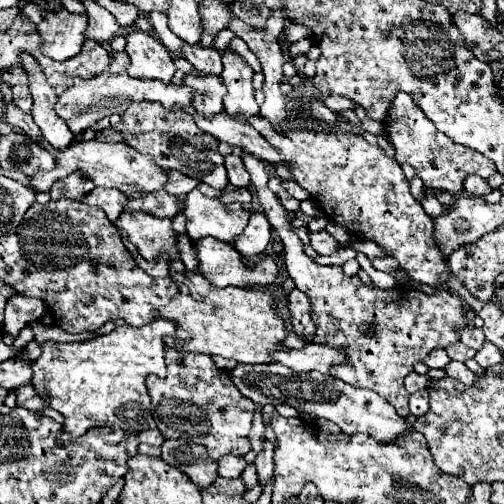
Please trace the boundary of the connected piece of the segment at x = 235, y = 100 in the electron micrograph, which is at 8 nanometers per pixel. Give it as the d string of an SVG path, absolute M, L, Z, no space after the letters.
M233 53L223 55L223 73L221 79L227 85L227 95L223 99L225 113L239 121L249 125L249 119L259 115L259 105L253 99L253 85L251 85L253 69L247 67L241 57Z

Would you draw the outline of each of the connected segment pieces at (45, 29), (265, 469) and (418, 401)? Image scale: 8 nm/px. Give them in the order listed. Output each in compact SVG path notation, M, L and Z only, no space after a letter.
M25 3L21 13L39 25L41 51L53 59L75 57L83 43L87 31L87 13L71 13L65 7L45 9L37 3Z
M267 443L267 447L257 455L253 465L257 467L257 475L259 475L261 487L267 487L267 481L273 475L273 445L271 443Z
M413 393L409 397L409 409L411 409L411 415L415 415L415 417L425 415L425 411L429 409L429 395L427 393Z

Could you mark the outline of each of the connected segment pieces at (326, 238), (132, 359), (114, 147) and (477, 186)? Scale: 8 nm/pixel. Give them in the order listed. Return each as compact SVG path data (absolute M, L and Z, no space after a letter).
M321 231L321 233L309 233L311 235L311 247L319 253L319 255L333 255L339 251L339 243L327 233L327 231Z
M157 319L143 327L119 325L111 333L79 343L45 343L41 357L33 365L33 387L49 399L51 407L65 415L65 431L73 437L85 435L89 427L117 425L123 431L139 433L153 429L151 399L145 379L151 373L165 375L165 335L173 335L177 325Z
M97 139L75 141L65 151L61 151L61 155L57 155L55 159L57 159L55 169L39 171L31 177L31 185L37 191L49 191L57 179L63 179L71 175L73 171L81 171L85 177L95 181L95 185L99 187L115 187L123 195L133 197L133 199L141 199L149 193L155 193L163 189L167 183L167 171L163 167L159 167L149 155L143 155L141 151L125 143L103 143Z
M467 175L465 177L465 191L473 197L483 197L487 193L491 193L491 185L487 183L487 179L479 177L479 175Z

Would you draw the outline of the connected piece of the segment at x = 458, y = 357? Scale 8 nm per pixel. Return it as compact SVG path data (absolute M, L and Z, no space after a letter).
M461 341L451 343L445 351L447 351L447 355L449 355L453 361L467 361L467 359L475 357L475 351L469 349L469 347L465 347Z

